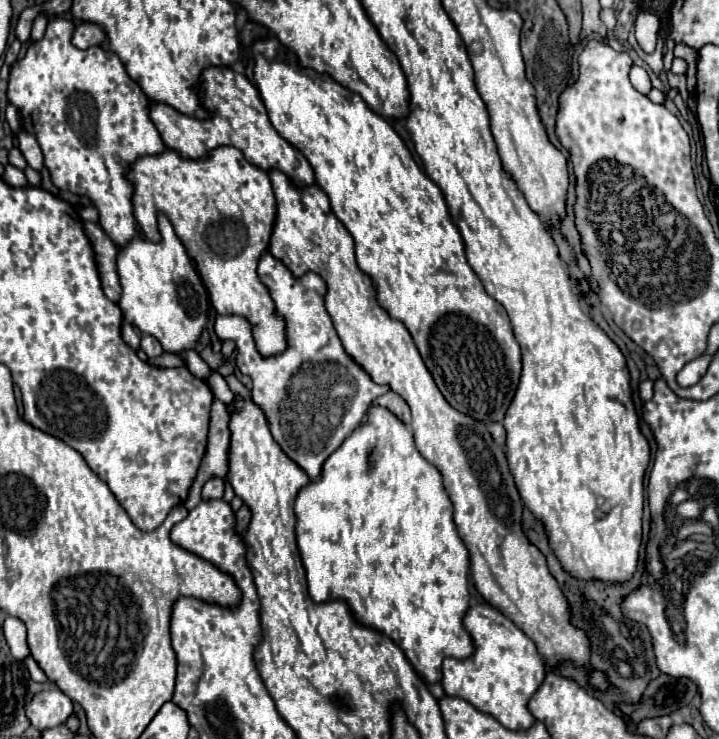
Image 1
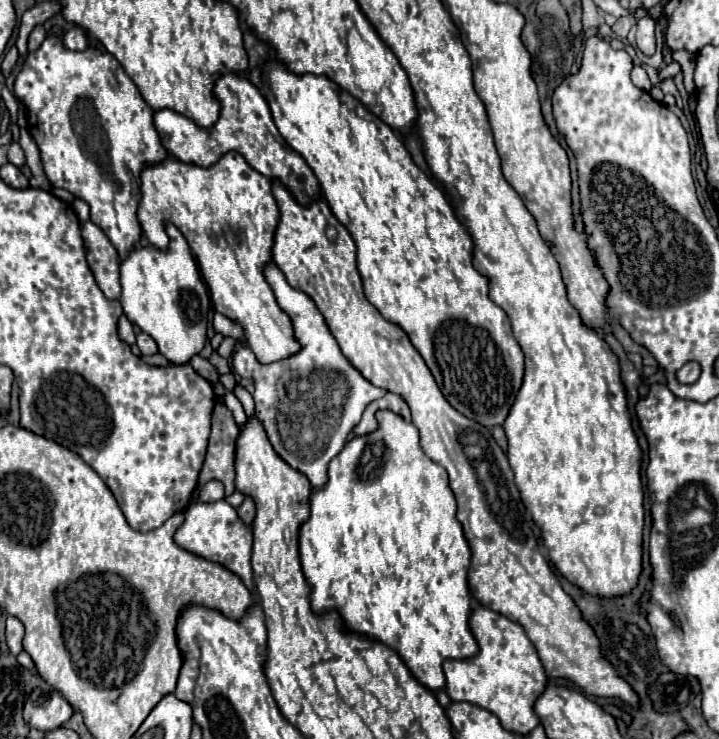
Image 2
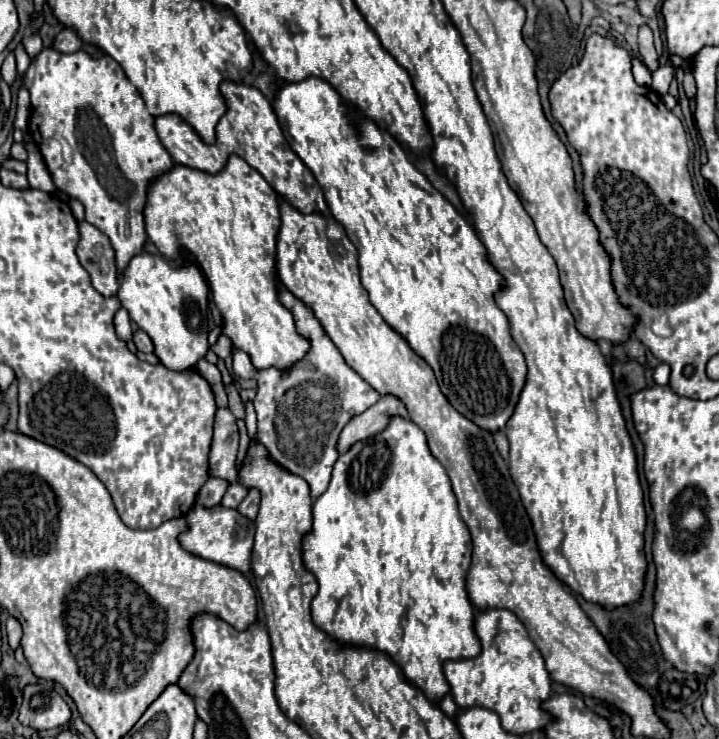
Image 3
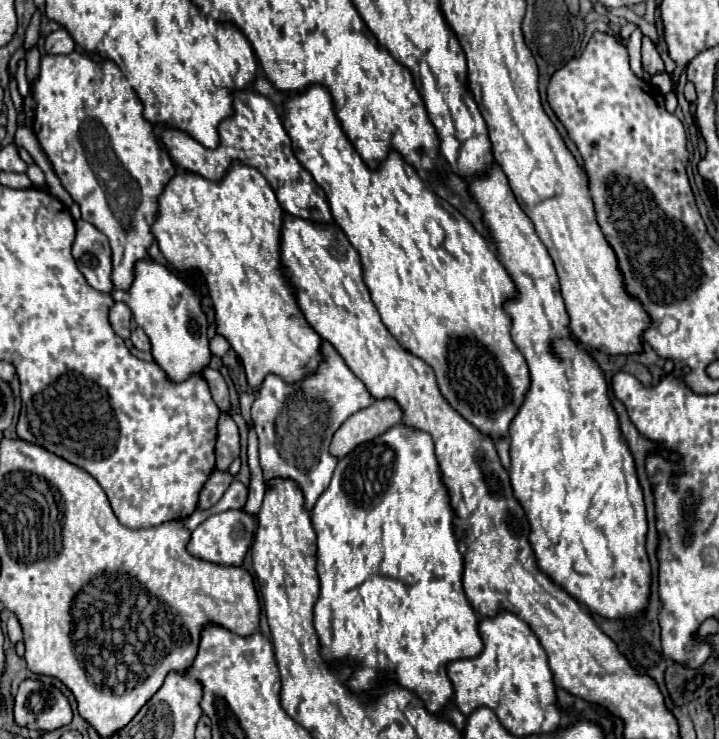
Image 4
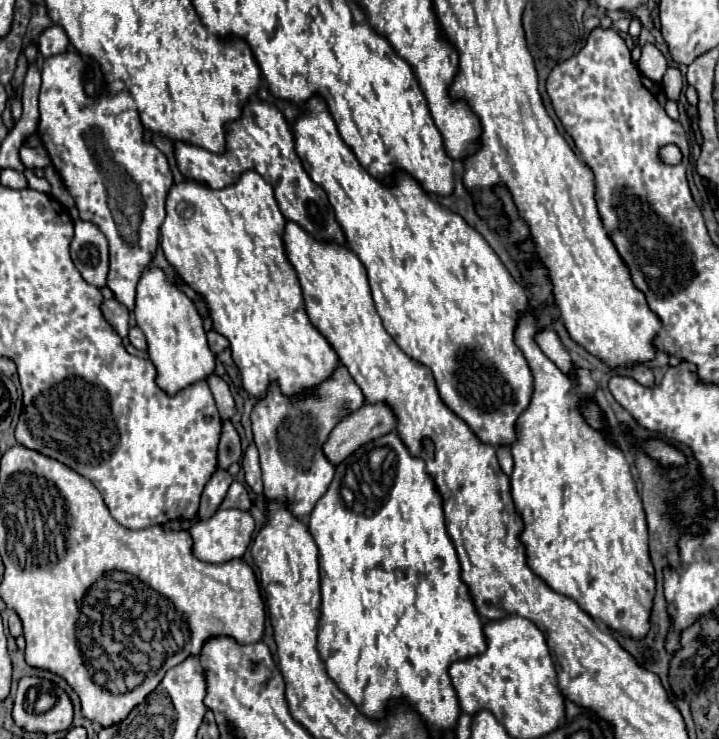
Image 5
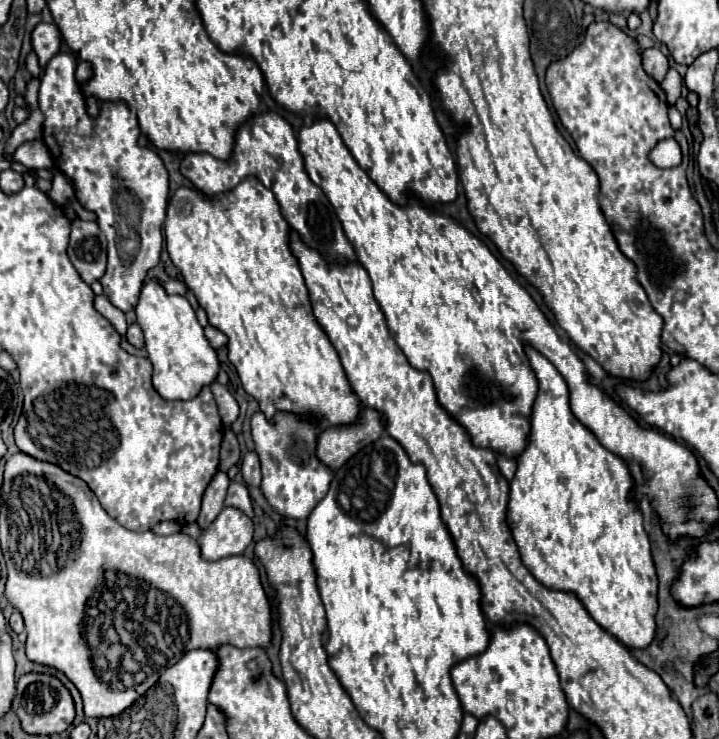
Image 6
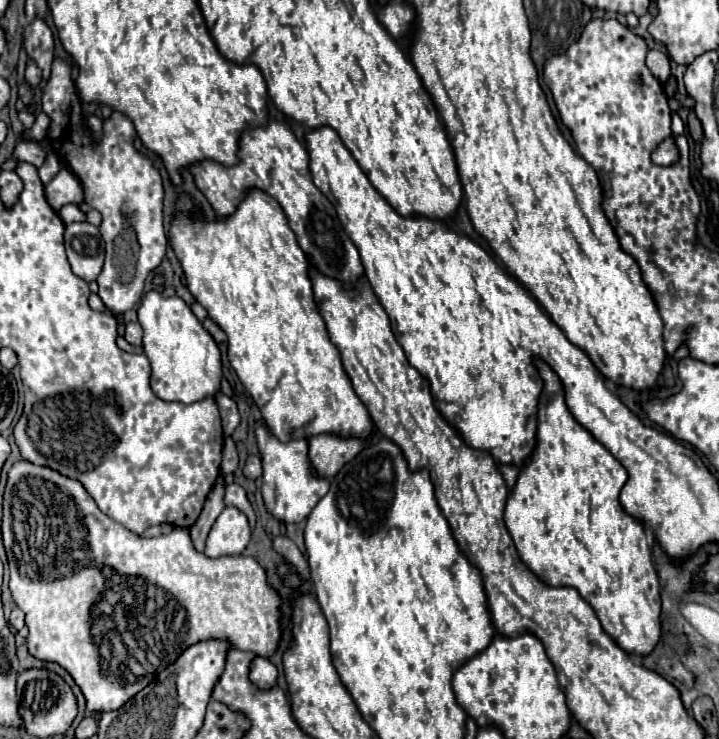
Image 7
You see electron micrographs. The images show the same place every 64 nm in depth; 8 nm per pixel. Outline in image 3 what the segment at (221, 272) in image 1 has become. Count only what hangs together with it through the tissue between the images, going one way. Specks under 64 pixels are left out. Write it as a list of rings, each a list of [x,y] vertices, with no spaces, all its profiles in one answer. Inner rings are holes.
[[[232,154],[226,166],[216,172],[208,174],[202,170],[194,170],[182,164],[176,164],[168,172],[162,172],[148,184],[148,198],[144,206],[144,222],[146,234],[150,242],[166,256],[178,256],[178,240],[186,244],[186,252],[190,252],[190,260],[198,264],[204,278],[208,280],[212,300],[216,308],[224,316],[222,334],[230,336],[234,348],[244,350],[250,354],[252,364],[256,368],[290,368],[298,362],[310,348],[310,342],[304,340],[294,326],[294,316],[286,310],[278,300],[276,290],[276,236],[280,228],[280,208],[278,208],[278,194],[274,188],[262,178],[258,170],[248,166],[240,156]]]

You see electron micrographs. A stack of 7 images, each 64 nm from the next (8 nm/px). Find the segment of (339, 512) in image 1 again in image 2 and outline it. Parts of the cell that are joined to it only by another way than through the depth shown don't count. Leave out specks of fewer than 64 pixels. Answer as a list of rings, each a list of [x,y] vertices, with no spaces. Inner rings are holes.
[[[378,410],[376,412],[378,428],[370,434],[364,436],[354,436],[352,440],[346,442],[340,454],[336,454],[330,464],[328,464],[328,482],[322,488],[312,488],[308,506],[310,506],[310,516],[308,520],[300,526],[300,560],[302,560],[302,570],[304,576],[312,588],[310,600],[314,612],[328,612],[336,610],[340,612],[344,624],[348,630],[354,630],[358,634],[364,634],[372,640],[380,640],[394,648],[400,658],[406,662],[414,678],[424,684],[430,690],[440,690],[444,688],[446,680],[442,674],[442,662],[446,659],[464,659],[474,656],[478,652],[478,644],[474,644],[474,636],[468,628],[468,616],[470,616],[470,590],[468,590],[468,566],[470,566],[470,548],[466,544],[466,538],[462,536],[462,526],[456,520],[456,500],[454,494],[448,486],[448,476],[446,470],[438,464],[434,464],[420,448],[420,436],[414,424],[404,422],[402,416],[390,412],[390,410]]]

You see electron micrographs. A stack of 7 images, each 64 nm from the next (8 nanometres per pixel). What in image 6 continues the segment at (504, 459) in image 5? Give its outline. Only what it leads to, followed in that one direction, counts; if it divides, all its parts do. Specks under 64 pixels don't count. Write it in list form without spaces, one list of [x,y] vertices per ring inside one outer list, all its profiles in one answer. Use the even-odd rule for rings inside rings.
[[[498,454],[498,466],[500,466],[500,472],[506,476],[506,480],[514,478],[514,472],[516,472],[516,460],[514,458]]]

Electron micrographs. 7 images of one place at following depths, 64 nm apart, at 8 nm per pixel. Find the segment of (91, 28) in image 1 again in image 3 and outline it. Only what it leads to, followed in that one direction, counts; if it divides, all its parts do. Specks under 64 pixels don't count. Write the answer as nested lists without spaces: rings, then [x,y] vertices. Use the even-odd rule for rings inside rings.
[[[64,28],[56,38],[54,38],[54,44],[52,44],[56,50],[60,52],[76,52],[82,48],[82,40],[80,36],[72,30],[72,28]]]

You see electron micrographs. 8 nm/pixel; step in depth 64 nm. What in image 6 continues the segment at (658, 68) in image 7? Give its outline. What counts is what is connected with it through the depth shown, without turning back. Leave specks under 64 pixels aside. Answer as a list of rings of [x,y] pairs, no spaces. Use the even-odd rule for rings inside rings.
[[[648,48],[642,52],[642,66],[648,76],[652,76],[656,82],[662,82],[668,72],[668,58],[658,48]]]

